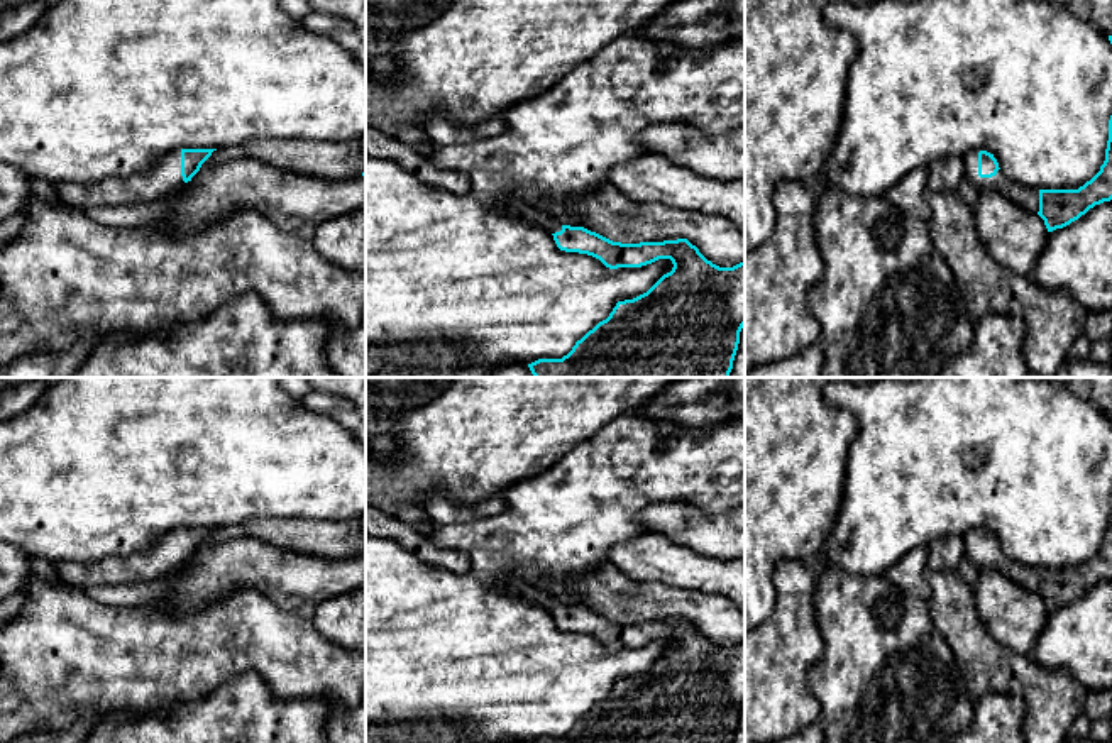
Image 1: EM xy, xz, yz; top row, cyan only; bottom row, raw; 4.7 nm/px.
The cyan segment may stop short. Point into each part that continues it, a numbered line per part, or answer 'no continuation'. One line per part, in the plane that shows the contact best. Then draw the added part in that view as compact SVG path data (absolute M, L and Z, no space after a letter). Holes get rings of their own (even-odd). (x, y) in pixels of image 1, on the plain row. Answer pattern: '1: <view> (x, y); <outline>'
1: yz (1029, 577); M970 530L963 537L965 557L968 557L978 569L994 567L1010 577L1014 582L1022 584L1027 591L1039 591L1039 569L1027 567L1024 564L1014 562L1000 548L992 557L978 555L978 531Z

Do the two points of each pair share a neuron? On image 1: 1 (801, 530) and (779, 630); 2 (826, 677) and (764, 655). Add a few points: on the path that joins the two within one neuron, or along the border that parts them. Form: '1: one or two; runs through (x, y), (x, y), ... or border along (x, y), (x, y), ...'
1: two; border along (803, 561), (781, 561), (776, 566), (776, 596)
2: two; border along (820, 633), (823, 654), (808, 676), (820, 711)

